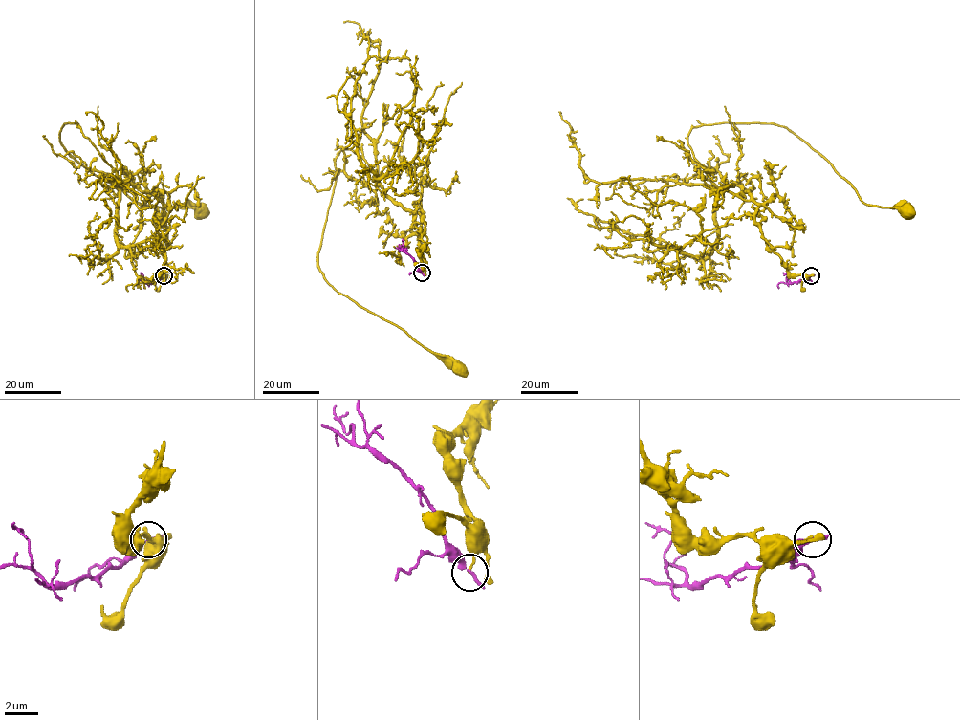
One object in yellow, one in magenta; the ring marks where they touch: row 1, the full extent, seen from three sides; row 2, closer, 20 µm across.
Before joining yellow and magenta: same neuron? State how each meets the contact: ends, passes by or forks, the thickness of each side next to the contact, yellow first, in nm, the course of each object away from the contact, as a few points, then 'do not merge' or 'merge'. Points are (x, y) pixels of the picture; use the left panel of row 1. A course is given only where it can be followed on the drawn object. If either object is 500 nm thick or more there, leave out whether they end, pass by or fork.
yellow ends there; magenta ends there; 150 nm thick on the yellow side, 360 nm on the other; yellow runs (163, 275), (163, 199), (131, 185), (120, 187), (78, 124), (61, 127), (67, 151), (136, 201), (204, 212); magenta runs (163, 275), (159, 280), (146, 283), (141, 272); do not merge

